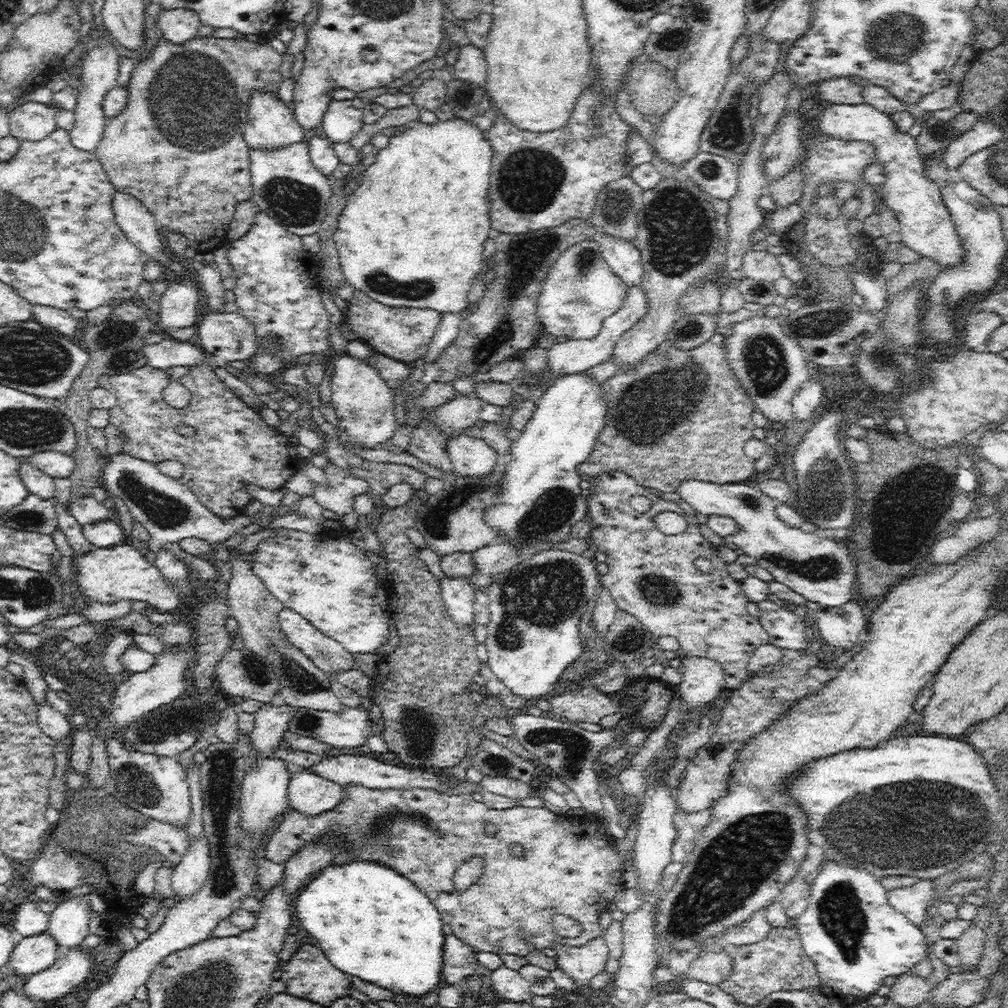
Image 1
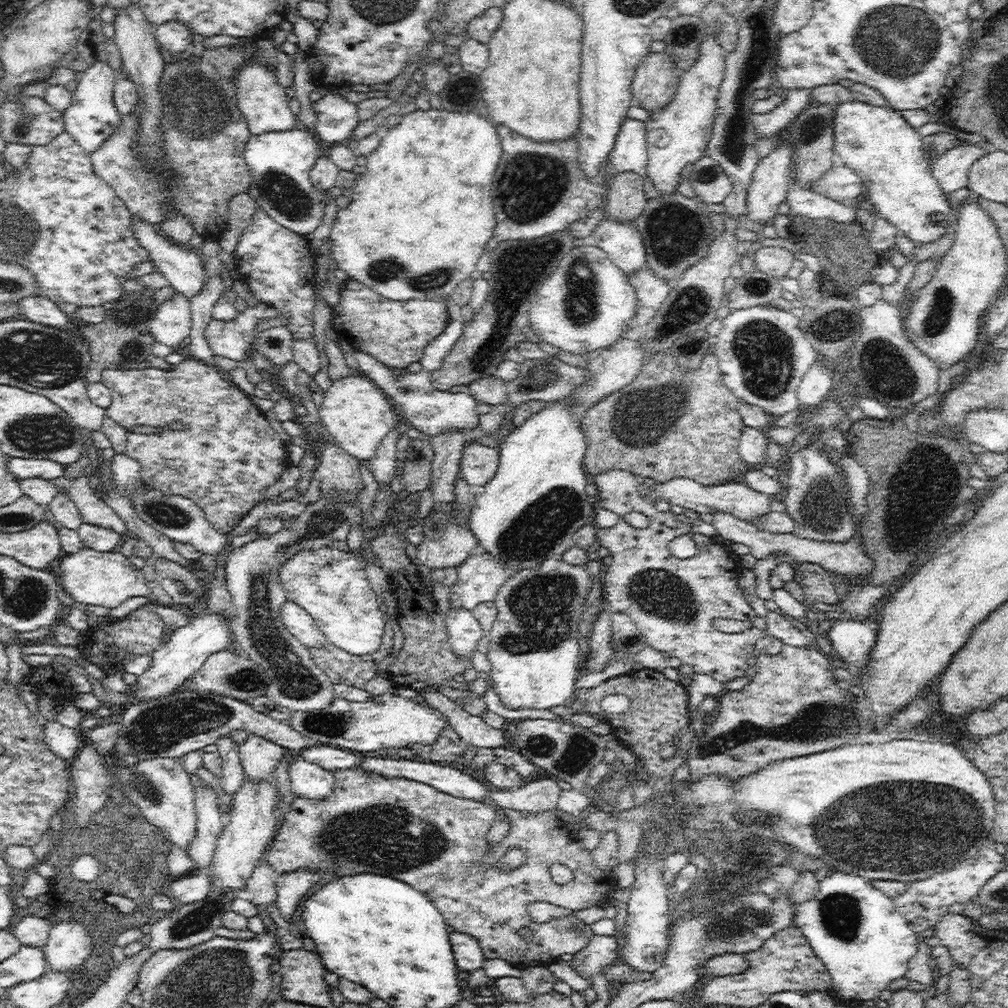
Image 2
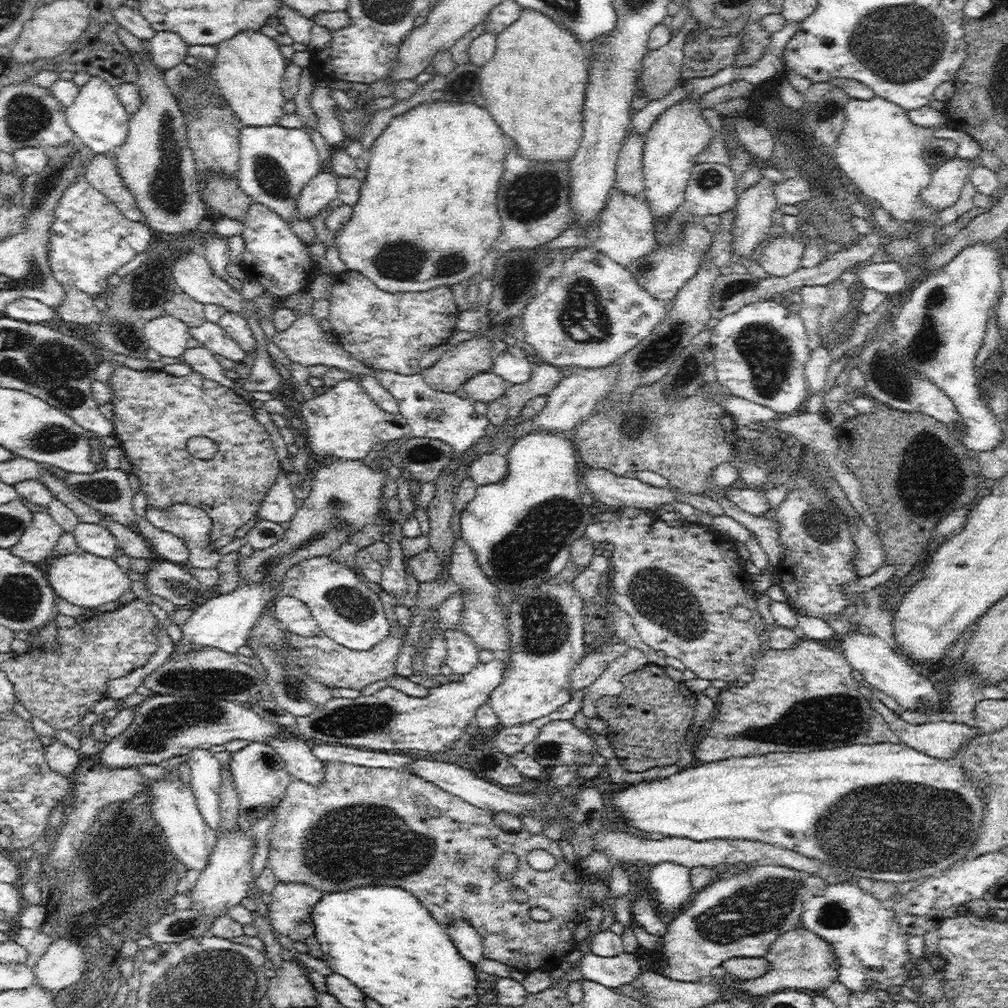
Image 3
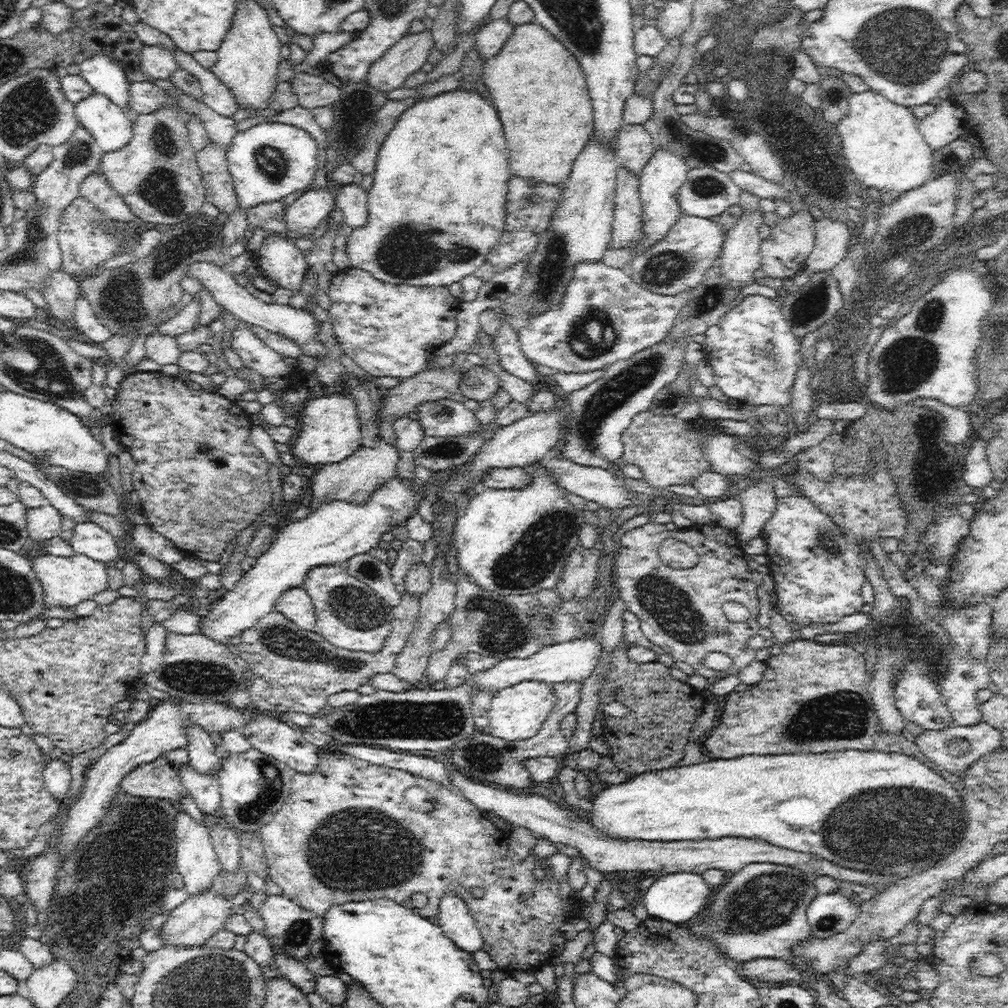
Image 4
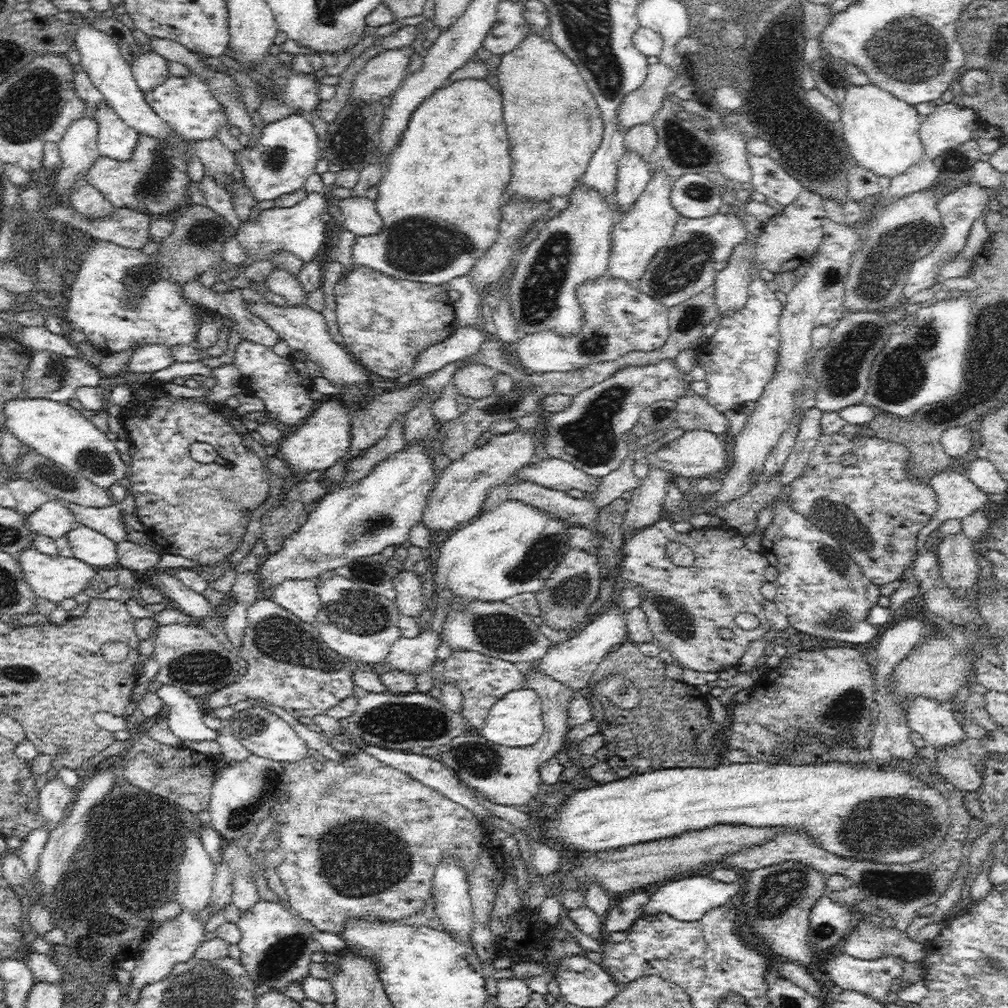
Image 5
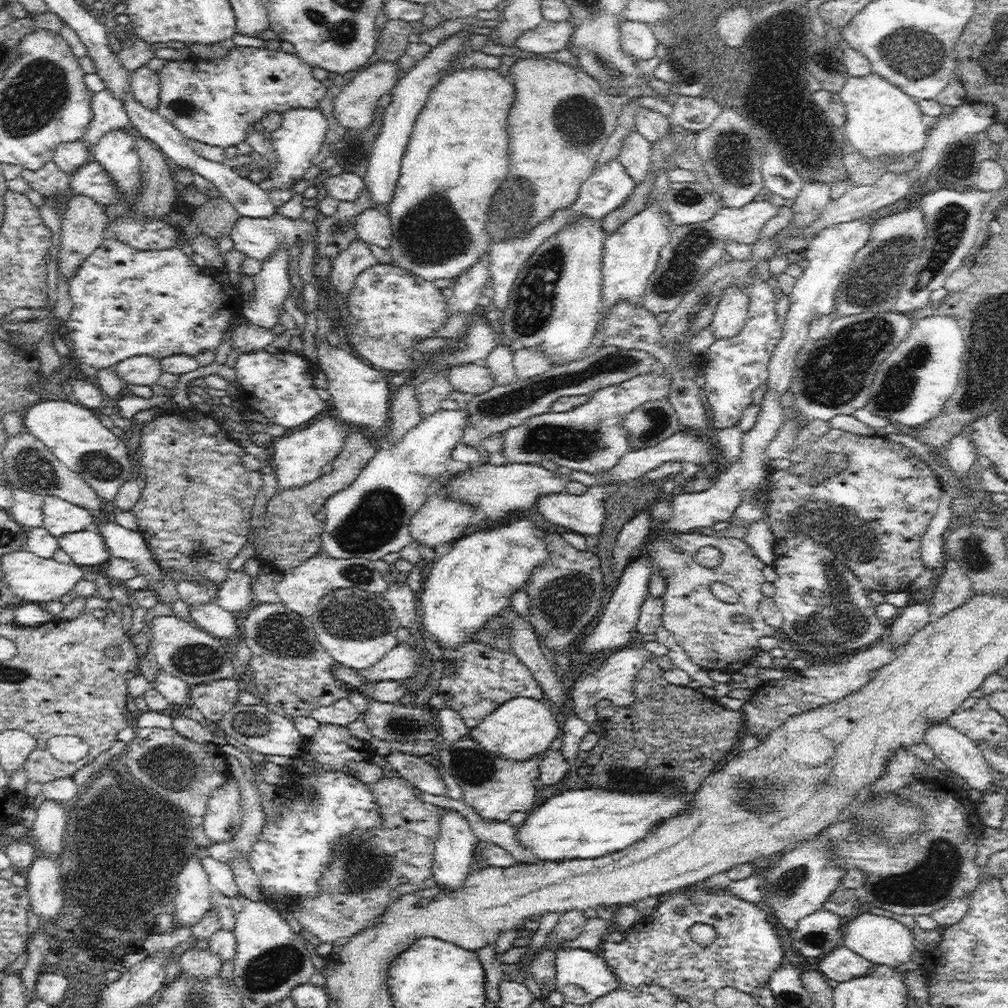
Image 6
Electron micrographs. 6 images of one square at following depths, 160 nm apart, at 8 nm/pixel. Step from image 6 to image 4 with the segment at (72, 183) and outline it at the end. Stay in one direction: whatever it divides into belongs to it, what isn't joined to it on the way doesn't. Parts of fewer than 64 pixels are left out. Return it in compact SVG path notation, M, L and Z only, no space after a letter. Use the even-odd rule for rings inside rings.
M160 106L150 114L137 114L133 118L133 135L130 142L118 150L103 153L101 173L114 192L124 200L134 216L152 224L176 226L190 215L200 212L205 202L205 192L201 172L197 163L197 153L189 141L187 118L178 108Z

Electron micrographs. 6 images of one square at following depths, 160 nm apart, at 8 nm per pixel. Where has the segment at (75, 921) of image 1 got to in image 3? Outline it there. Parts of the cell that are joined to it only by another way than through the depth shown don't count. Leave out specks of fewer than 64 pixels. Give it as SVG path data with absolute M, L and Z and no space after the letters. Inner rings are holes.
M56 939L46 952L33 959L36 982L50 992L60 992L80 980L86 966L86 956L76 942Z

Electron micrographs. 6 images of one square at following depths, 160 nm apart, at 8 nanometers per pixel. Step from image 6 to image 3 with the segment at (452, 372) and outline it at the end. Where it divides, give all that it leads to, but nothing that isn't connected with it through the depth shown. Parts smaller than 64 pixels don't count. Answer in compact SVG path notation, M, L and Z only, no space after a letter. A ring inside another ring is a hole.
M490 370L469 378L462 387L473 402L487 404L502 398L508 382Z

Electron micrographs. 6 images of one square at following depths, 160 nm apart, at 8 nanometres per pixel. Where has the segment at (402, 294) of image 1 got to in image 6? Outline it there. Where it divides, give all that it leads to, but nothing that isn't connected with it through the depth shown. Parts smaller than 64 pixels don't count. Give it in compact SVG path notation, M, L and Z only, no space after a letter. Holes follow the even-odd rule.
M464 67L457 71L446 73L436 86L432 87L424 108L420 111L413 126L406 152L401 162L400 176L392 194L392 200L387 207L387 214L390 217L392 227L392 238L390 238L390 248L388 251L393 257L393 263L404 270L408 270L421 278L434 282L438 279L457 279L472 264L476 264L481 256L488 251L489 244L492 243L488 234L486 223L488 222L488 210L490 210L490 196L498 190L498 186L506 180L508 174L508 134L506 134L506 118L514 102L514 82L510 78L502 76L497 69L484 67Z

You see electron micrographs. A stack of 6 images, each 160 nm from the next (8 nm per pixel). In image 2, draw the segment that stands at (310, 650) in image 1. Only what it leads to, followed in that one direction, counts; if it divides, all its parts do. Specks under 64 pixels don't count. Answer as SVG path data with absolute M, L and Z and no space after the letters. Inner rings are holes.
M287 600L281 606L280 614L286 628L306 648L321 647L328 643L318 625L316 625L316 621L302 606Z

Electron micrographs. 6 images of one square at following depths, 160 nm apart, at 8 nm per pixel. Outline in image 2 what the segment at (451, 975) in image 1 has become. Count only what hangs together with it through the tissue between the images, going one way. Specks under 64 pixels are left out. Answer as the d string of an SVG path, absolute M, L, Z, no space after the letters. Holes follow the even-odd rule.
M450 929L449 941L454 953L454 959L456 959L456 967L458 967L462 975L477 968L482 968L486 958L476 938L470 934L457 933Z

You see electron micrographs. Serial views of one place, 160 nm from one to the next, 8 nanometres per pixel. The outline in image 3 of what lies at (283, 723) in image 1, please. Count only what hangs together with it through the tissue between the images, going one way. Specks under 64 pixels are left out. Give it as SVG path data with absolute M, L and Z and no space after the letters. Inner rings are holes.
M249 742L231 757L230 773L234 776L234 787L240 797L239 816L254 825L265 818L268 810L276 809L281 804L292 778L285 768L285 760L267 742Z

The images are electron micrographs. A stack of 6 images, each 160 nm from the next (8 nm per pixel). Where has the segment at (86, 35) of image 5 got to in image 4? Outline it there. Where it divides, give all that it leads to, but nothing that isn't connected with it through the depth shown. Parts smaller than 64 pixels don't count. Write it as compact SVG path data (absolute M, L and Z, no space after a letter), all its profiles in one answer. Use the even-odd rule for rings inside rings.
M98 53L91 59L81 62L79 67L79 76L82 76L95 92L105 94L114 104L131 114L132 118L135 116L130 110L131 83L112 57Z

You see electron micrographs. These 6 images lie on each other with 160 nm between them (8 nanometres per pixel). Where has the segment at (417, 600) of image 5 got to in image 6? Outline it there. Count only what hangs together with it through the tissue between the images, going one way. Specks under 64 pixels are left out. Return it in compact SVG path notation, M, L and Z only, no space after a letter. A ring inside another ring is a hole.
M392 582L389 584L385 599L392 605L399 624L409 630L417 629L419 617L416 615L415 591L407 583Z

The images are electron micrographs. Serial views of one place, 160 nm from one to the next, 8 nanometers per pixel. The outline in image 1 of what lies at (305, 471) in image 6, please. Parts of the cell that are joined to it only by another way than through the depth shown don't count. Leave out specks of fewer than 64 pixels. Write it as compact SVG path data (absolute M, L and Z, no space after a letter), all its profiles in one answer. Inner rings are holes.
M348 353L334 355L329 365L333 368L330 375L330 403L335 408L338 429L344 431L355 444L365 448L375 448L390 440L400 426L394 415L395 395L380 376L380 371Z

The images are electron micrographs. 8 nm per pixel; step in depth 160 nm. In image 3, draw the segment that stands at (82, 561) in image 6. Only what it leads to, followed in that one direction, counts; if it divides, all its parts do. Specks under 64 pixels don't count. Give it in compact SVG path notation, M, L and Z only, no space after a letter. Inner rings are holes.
M79 522L72 533L81 551L101 558L111 558L119 547L115 536L102 524Z

